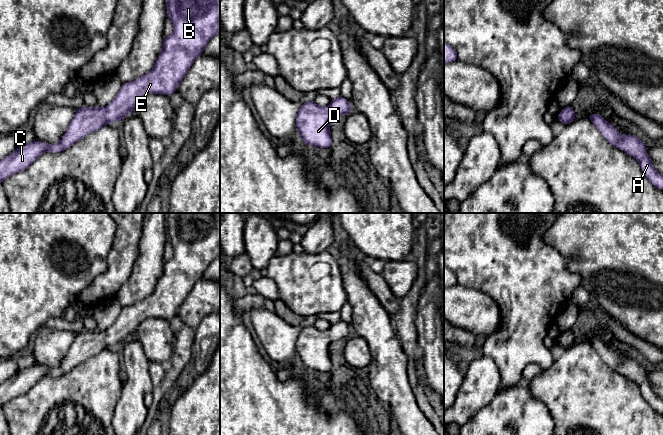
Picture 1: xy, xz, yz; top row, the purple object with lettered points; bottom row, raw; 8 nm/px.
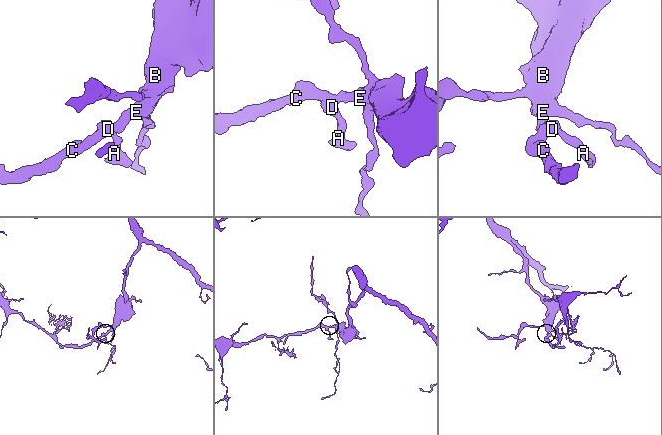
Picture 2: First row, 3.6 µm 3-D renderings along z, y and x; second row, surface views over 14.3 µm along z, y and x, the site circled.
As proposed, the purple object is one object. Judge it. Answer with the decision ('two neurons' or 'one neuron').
one neuron

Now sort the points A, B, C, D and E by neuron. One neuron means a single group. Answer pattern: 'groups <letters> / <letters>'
groups A B C D E

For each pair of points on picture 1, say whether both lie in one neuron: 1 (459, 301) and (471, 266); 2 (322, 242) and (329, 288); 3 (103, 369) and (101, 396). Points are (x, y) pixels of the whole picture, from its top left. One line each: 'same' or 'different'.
1: different
2: different
3: same

